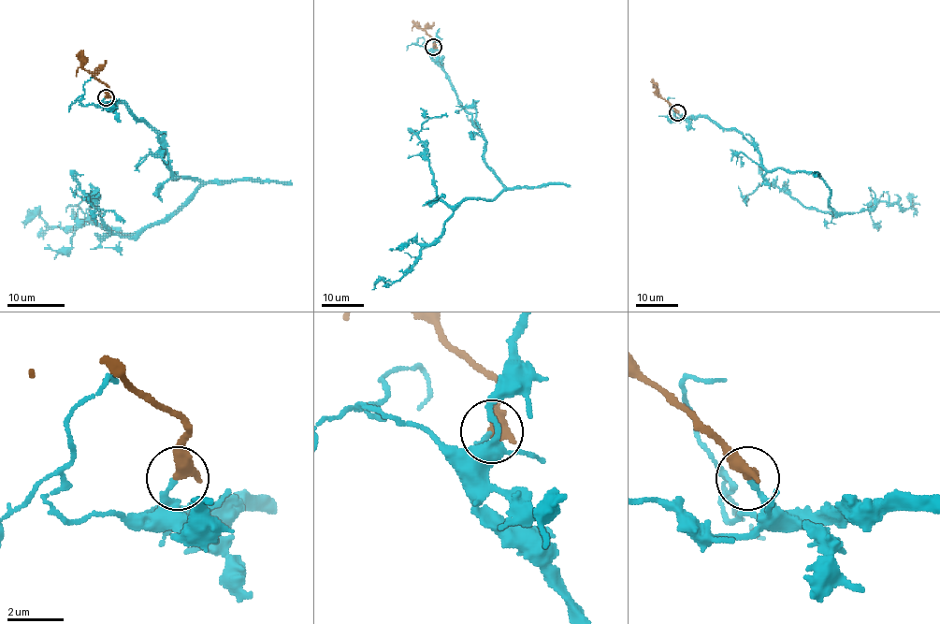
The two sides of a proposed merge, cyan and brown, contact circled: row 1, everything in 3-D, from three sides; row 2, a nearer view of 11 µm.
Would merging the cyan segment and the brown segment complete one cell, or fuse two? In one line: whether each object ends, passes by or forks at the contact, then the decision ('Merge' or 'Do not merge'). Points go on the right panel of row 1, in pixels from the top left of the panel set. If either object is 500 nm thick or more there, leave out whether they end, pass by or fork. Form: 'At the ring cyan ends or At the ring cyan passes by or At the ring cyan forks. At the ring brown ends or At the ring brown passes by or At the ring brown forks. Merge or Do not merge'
At the ring cyan ends. At the ring brown ends. Merge

